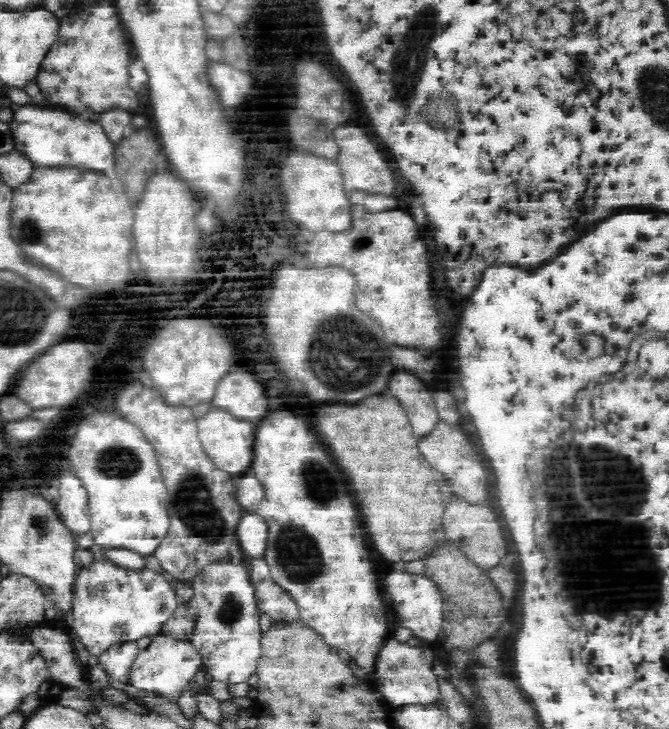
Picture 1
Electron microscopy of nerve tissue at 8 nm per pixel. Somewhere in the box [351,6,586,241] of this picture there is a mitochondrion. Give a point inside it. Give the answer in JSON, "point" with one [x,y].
{"point":[417,47]}

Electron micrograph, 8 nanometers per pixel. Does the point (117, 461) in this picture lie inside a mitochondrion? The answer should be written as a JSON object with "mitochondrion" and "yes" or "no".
{"mitochondrion":"yes"}

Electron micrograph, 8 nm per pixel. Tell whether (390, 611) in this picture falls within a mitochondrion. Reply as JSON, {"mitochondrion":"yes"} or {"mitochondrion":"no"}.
{"mitochondrion":"no"}

